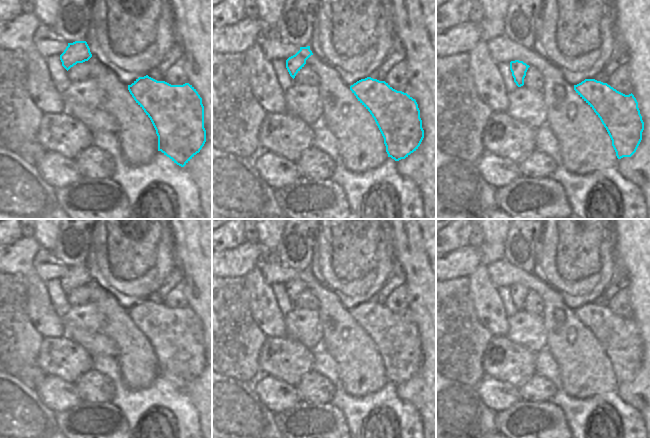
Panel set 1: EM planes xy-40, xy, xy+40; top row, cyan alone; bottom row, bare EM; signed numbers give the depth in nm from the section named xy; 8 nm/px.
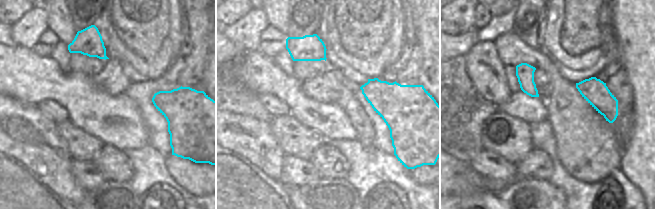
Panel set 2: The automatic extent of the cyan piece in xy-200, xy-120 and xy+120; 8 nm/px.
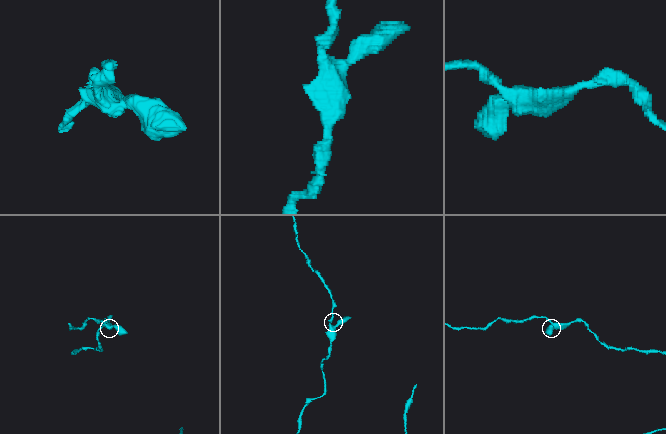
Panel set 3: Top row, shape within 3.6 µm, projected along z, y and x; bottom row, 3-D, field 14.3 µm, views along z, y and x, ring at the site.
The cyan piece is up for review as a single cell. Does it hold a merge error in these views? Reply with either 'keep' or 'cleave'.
keep

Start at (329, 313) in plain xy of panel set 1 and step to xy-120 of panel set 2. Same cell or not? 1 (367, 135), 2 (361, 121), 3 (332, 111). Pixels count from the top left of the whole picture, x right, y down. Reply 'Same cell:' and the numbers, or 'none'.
Same cell: 1, 2

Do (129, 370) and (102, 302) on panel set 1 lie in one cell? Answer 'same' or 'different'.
same

